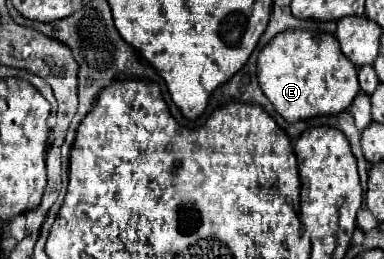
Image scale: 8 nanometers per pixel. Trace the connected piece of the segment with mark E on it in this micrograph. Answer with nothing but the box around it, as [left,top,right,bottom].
[258,31,360,123]

